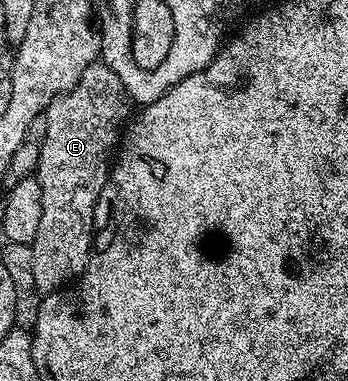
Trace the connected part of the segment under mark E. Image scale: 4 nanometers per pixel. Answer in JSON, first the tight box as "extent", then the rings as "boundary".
{"extent":[31,61,131,293],"boundary":[[[98,61],[83,69],[83,77],[79,77],[76,87],[51,101],[51,105],[45,111],[45,136],[39,141],[41,152],[35,172],[41,190],[41,216],[39,233],[35,233],[31,244],[35,285],[42,293],[62,290],[66,285],[80,279],[89,265],[91,252],[95,247],[93,214],[101,190],[105,188],[105,182],[109,179],[111,164],[123,135],[123,124],[130,118],[129,107],[131,108],[131,100],[126,95],[119,77],[115,77],[115,73],[105,62]]]}

